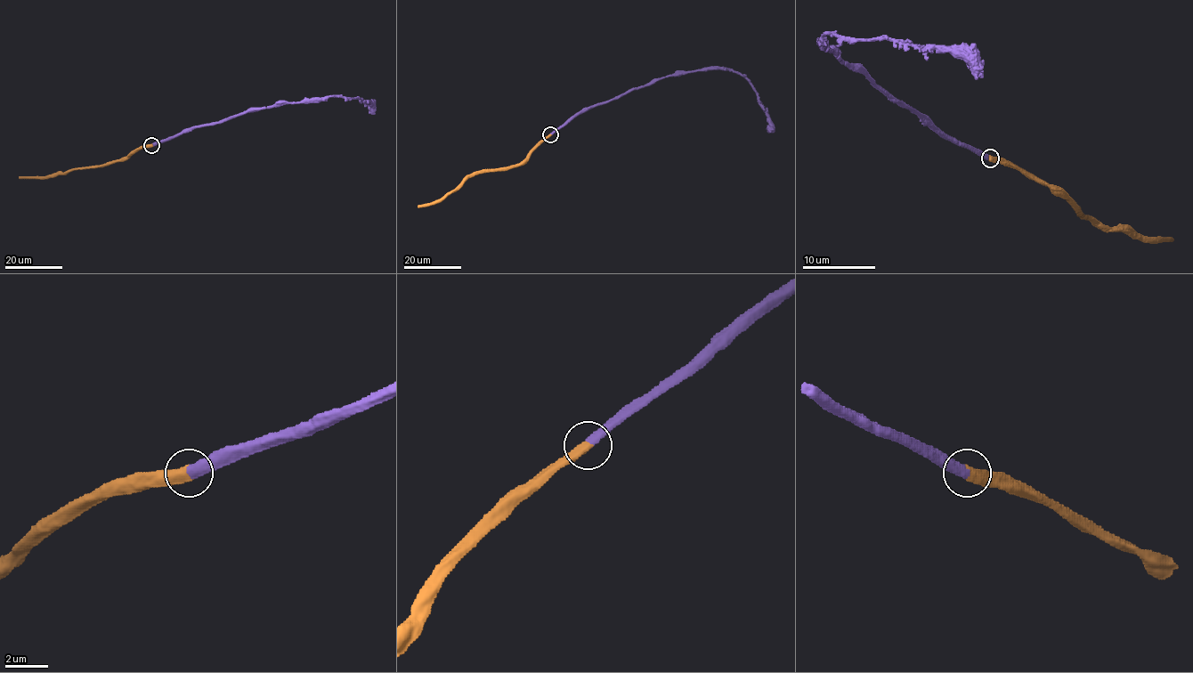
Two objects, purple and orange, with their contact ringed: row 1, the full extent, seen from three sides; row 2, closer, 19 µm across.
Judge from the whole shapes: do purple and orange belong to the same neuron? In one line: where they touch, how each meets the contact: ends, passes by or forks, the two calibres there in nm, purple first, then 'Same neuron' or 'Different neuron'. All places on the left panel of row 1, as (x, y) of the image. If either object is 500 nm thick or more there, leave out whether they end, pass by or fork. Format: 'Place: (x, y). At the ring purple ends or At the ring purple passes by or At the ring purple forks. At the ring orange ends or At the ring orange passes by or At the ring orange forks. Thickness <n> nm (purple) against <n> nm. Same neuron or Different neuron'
Place: (151, 145). Thickness 460 nm (purple) against 500 nm. Same neuron

